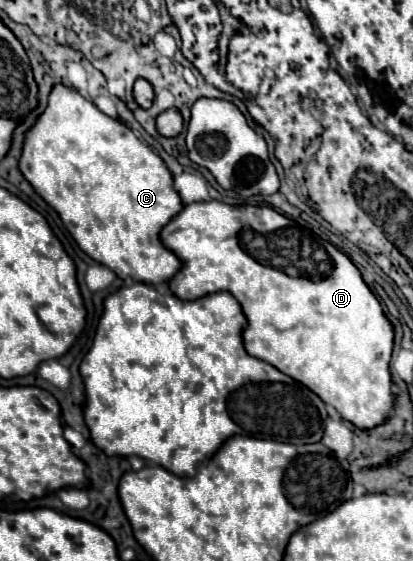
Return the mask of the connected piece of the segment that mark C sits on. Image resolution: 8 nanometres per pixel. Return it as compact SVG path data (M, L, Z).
M53 85L51 93L49 93L49 101L47 101L45 111L37 117L37 121L33 123L33 127L25 133L23 153L21 153L21 159L19 159L19 171L21 171L23 177L33 185L33 189L37 191L37 195L41 195L41 199L43 199L47 205L51 205L51 207L59 213L63 225L67 227L67 231L71 233L71 237L77 241L77 245L79 245L91 259L95 259L95 261L99 261L99 263L105 263L109 269L113 269L113 273L115 273L119 279L133 279L133 281L149 283L149 285L159 285L159 283L167 283L167 281L177 273L177 269L181 267L181 261L179 261L171 251L167 251L167 249L161 245L161 241L159 241L159 231L161 231L161 227L165 227L165 225L181 211L181 207L183 207L181 197L179 197L177 191L173 189L173 177L171 177L169 169L165 167L163 159L161 159L155 151L151 151L139 137L135 137L135 133L133 133L123 121L113 119L113 117L101 113L89 99L81 97L75 89L69 89L69 87L65 87L65 85Z

